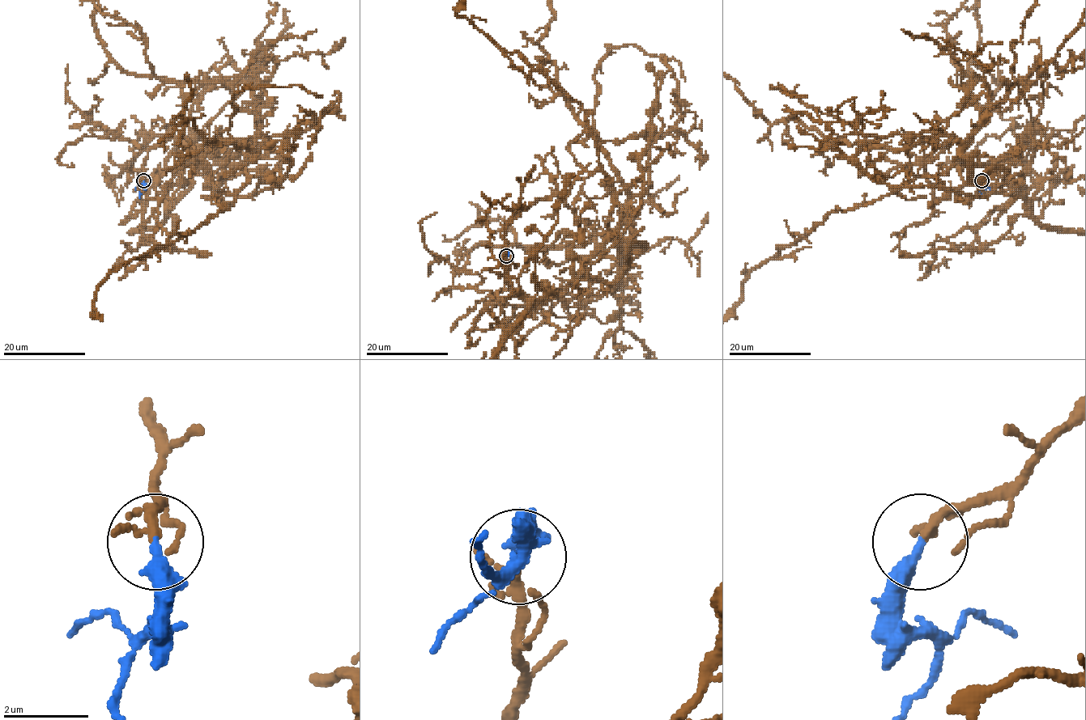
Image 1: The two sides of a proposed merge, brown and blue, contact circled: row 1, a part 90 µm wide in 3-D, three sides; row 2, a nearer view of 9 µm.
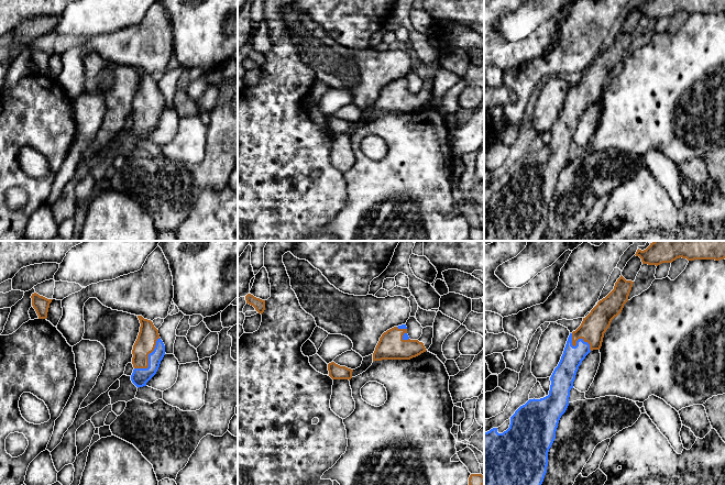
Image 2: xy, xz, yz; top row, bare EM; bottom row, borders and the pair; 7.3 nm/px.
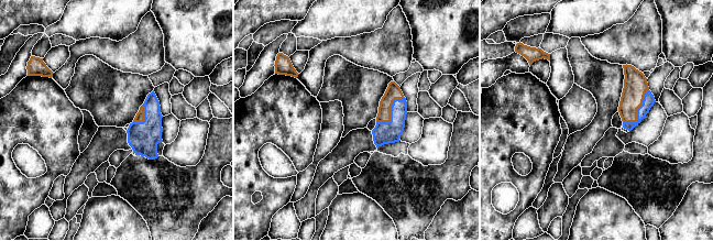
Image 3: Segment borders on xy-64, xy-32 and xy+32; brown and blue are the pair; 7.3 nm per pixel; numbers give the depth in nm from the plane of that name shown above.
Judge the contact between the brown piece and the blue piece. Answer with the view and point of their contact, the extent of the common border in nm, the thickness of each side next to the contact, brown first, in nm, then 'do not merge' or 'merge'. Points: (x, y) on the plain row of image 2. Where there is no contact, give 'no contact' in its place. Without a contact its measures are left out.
xy (147, 112) | 300 nm | 150/130 nm | merge

